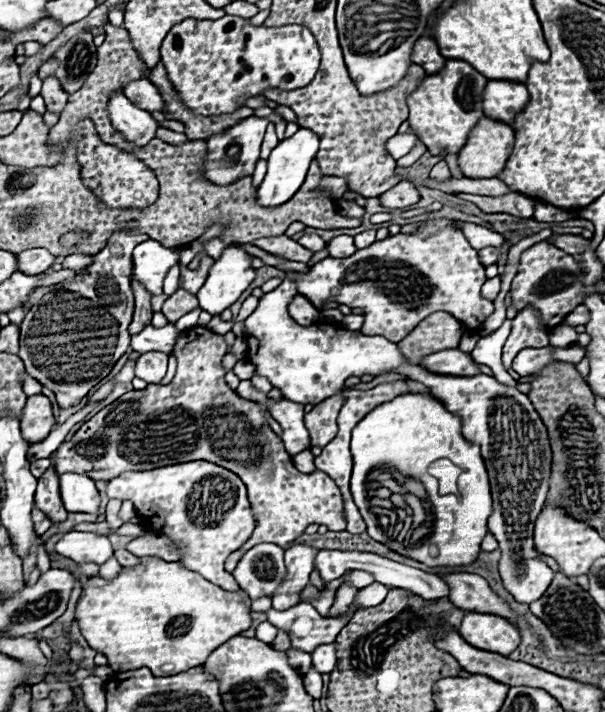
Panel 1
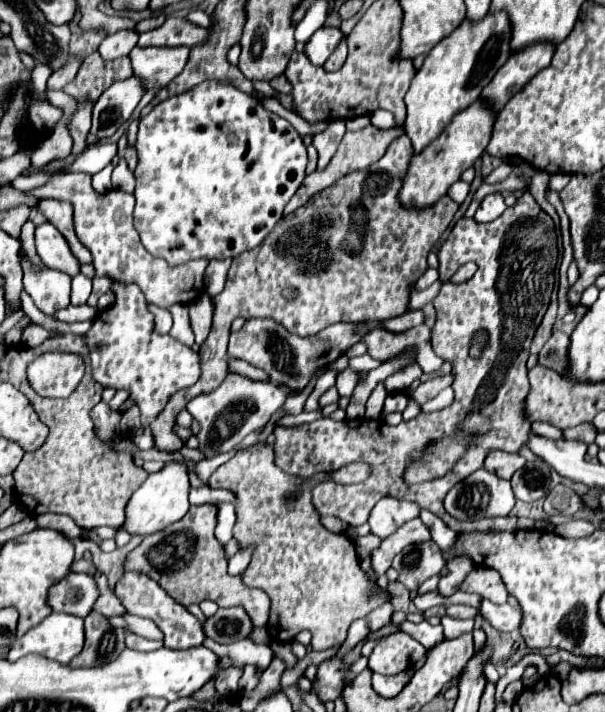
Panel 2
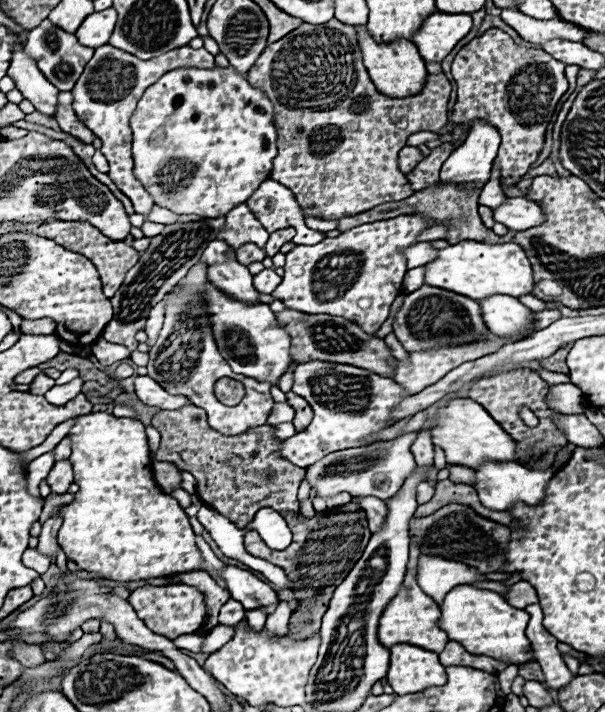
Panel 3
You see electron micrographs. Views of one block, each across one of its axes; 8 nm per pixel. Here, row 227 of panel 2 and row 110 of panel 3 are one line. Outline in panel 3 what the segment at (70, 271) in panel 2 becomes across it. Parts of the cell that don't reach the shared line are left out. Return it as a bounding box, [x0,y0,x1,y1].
[8,44,58,116]

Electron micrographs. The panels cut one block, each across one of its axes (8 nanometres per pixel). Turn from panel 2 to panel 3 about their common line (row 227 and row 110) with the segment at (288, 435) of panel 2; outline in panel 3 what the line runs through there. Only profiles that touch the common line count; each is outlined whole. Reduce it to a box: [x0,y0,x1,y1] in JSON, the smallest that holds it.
[452,28,568,184]

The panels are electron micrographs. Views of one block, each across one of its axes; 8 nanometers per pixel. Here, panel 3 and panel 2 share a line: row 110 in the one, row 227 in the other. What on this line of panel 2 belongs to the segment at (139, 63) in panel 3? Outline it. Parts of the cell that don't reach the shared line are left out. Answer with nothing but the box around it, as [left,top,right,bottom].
[26,174,208,308]

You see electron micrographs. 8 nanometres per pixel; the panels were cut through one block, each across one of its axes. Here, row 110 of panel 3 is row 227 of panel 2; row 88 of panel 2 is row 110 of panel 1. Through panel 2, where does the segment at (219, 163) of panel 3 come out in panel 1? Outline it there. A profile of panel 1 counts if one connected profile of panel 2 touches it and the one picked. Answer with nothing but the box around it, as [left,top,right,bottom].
[160,14,320,116]

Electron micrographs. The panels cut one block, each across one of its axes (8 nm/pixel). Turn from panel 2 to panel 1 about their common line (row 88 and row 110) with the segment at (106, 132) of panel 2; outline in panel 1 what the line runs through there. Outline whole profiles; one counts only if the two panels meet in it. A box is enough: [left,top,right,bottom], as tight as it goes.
[108,92,158,146]

